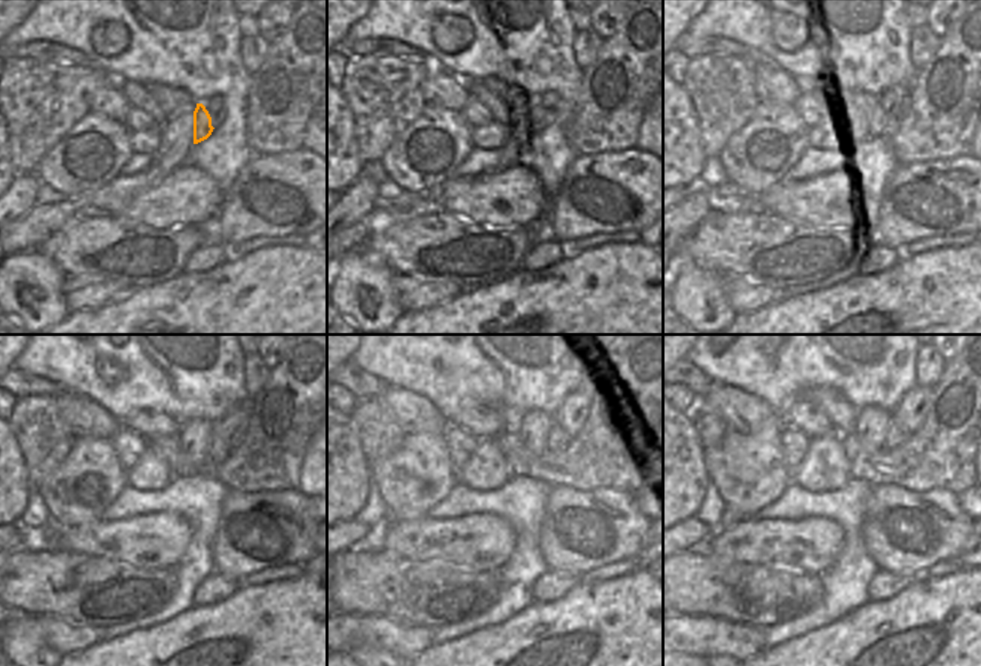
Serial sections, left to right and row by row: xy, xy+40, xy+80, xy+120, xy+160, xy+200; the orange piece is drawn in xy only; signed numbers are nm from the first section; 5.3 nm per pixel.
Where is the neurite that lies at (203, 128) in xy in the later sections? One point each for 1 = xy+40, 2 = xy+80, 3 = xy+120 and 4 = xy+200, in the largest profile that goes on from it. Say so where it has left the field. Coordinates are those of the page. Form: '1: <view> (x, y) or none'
1: xy+40 (537, 114)
2: xy+80 (879, 116)
3: xy+120 (218, 449)
4: xy+200 (897, 434)

